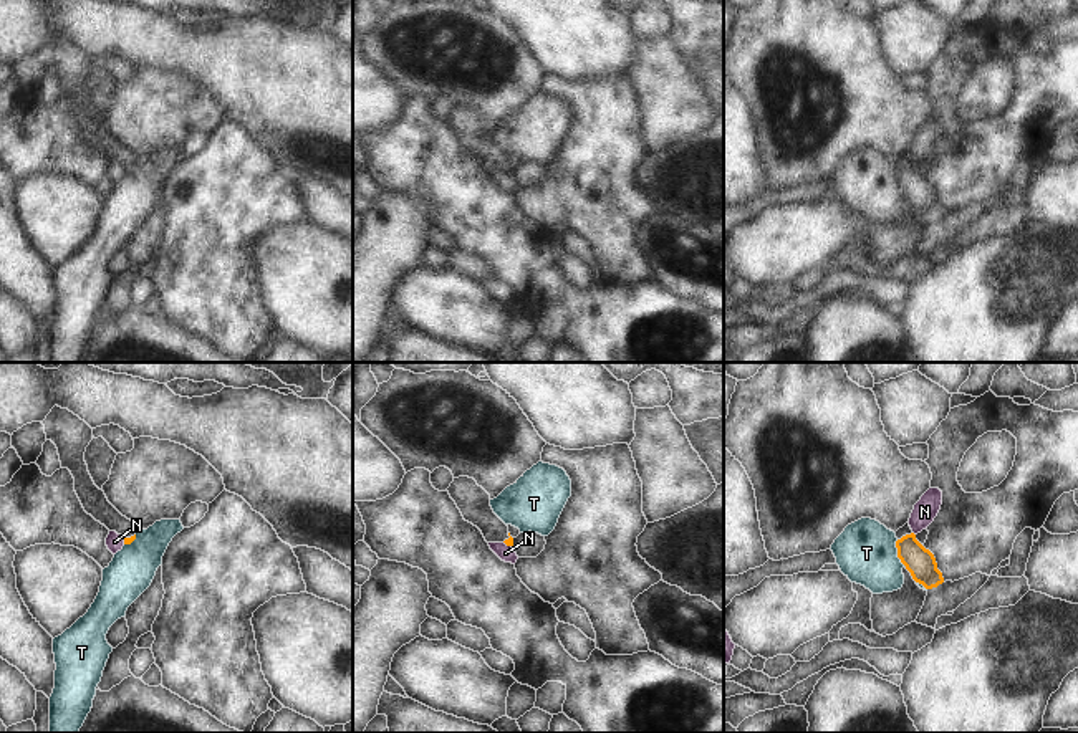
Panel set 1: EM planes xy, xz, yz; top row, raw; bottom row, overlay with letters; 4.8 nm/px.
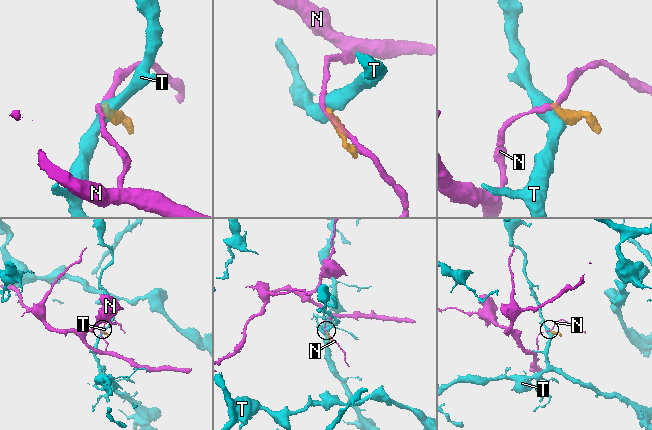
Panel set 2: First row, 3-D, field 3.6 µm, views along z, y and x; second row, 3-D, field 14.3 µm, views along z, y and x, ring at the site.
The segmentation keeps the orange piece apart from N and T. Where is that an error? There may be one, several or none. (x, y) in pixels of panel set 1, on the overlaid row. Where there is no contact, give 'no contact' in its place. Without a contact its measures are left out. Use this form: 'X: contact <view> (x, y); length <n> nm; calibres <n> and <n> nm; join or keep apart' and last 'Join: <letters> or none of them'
N: contact xz (509, 545); length 60 nm; calibres 40 and 80 nm; keep apart
T: contact yz (898, 553); length 130 nm; calibres 140 and 300 nm; keep apart
Join: none of them

